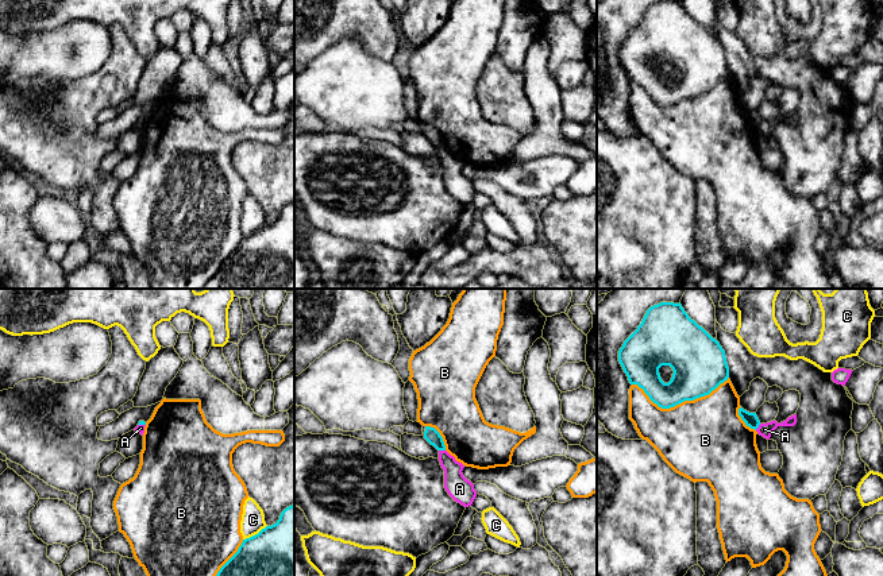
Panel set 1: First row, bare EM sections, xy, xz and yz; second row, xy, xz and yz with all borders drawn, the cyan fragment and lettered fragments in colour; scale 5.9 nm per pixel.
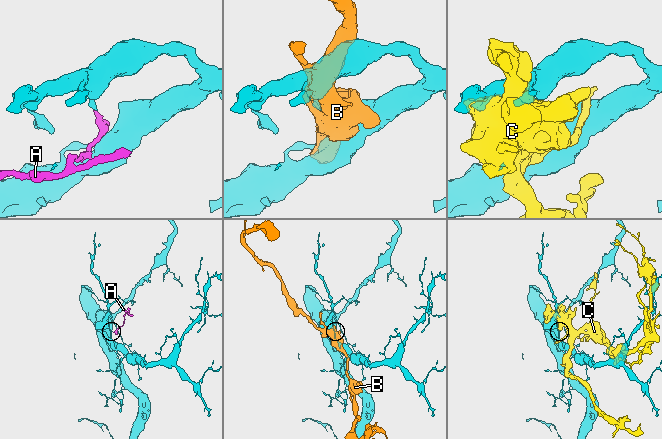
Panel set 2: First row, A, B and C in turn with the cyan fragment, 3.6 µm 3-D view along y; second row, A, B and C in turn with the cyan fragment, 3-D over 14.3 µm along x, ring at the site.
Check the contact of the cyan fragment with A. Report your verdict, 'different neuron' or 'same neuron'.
different neuron

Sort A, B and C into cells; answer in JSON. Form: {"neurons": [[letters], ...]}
{"neurons": [["A"], ["B"], ["C"]]}

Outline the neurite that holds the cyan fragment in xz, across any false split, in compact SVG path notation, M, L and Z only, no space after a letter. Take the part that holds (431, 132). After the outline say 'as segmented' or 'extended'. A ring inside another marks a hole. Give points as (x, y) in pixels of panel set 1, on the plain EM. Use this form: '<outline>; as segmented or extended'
M425 124L424 136L437 148L446 148L443 135L435 125Z; as segmented

